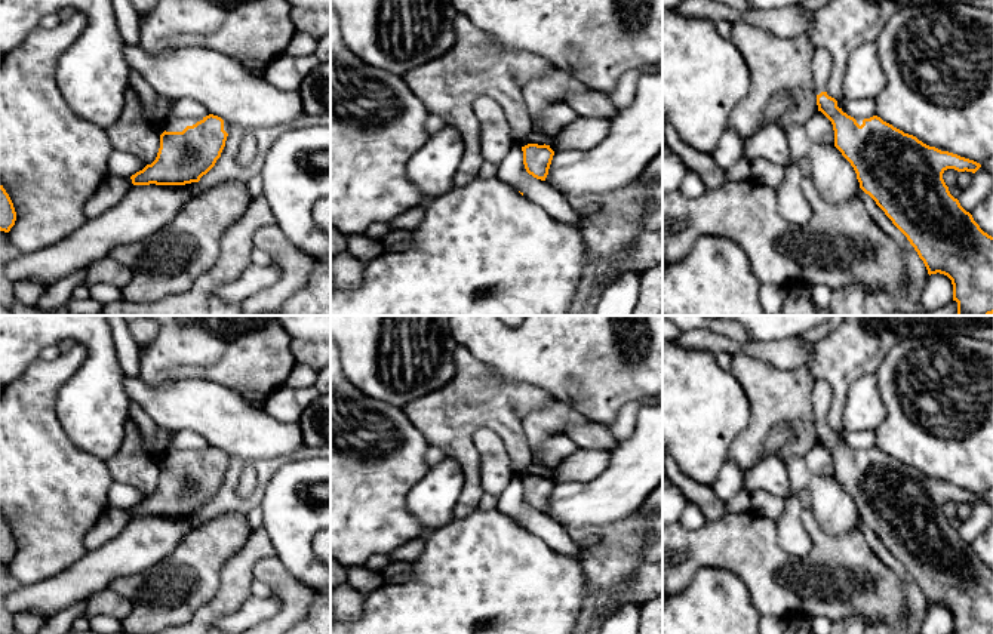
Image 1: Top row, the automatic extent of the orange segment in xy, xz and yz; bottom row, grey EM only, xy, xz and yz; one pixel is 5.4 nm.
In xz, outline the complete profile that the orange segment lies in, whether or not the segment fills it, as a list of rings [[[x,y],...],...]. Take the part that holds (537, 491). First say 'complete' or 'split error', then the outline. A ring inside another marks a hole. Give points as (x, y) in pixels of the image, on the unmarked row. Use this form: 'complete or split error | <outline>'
complete | [[[528,476],[522,478],[522,483],[526,504],[537,511],[545,513],[554,487],[550,477]]]

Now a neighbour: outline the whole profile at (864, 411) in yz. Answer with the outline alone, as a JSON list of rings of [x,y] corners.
[[[869,373],[852,382],[846,391],[842,430],[874,431],[885,418],[886,409],[880,398],[876,373]]]

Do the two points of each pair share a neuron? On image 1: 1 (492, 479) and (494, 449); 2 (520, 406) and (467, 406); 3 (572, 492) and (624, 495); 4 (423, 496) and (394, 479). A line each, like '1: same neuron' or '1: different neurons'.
1: same neuron
2: same neuron
3: same neuron
4: different neurons

